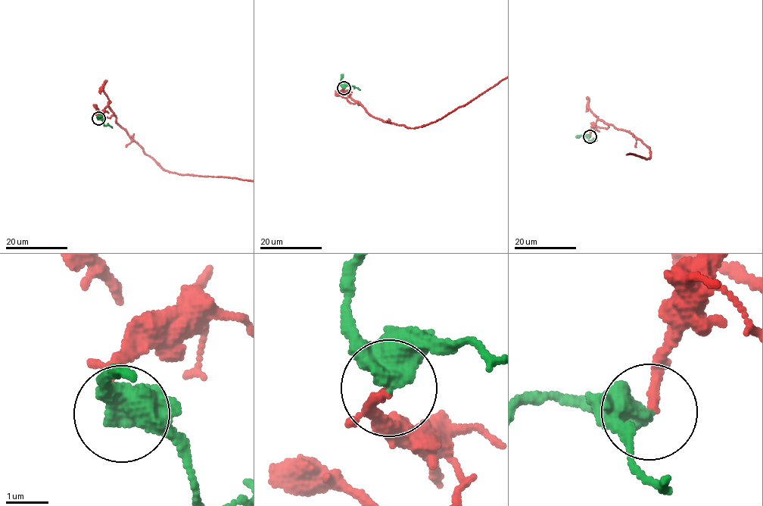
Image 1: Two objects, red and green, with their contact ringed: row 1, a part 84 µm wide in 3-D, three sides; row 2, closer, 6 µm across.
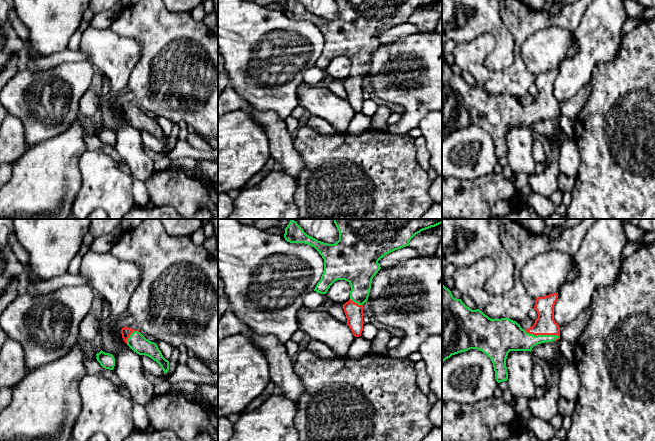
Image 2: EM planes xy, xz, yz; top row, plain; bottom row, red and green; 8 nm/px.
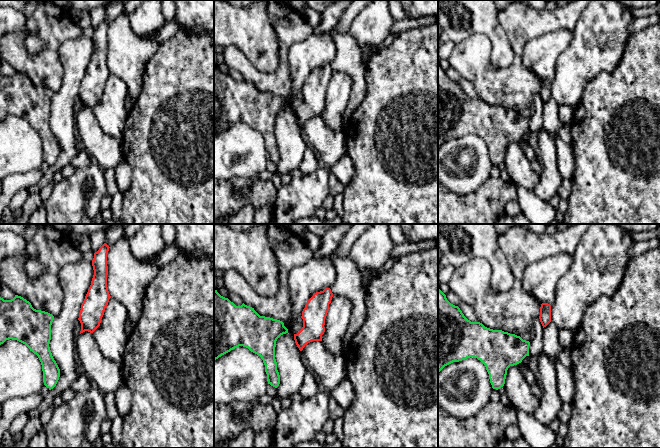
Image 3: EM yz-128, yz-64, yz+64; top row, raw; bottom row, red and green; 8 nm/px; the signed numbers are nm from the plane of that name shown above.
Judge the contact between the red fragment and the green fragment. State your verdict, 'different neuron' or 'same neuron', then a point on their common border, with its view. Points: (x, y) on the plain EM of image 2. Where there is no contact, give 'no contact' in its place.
same neuron | yz (542, 110)

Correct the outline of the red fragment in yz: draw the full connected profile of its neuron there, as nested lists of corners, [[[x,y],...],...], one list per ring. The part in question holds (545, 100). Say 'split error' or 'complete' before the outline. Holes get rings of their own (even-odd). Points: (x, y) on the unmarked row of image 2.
split error; [[[442,60],[442,139],[452,131],[477,125],[485,129],[492,137],[495,155],[498,159],[507,157],[508,148],[506,135],[510,127],[530,127],[538,120],[557,117],[560,115],[560,103],[554,96],[554,81],[558,74],[558,68],[544,73],[538,73],[535,77],[534,85],[537,87],[538,94],[529,105],[522,105],[520,100],[509,95],[491,95],[479,85],[472,86],[467,83],[461,75],[453,73],[451,67]]]

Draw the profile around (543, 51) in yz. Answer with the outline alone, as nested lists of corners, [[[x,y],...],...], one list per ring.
[[[552,26],[529,36],[520,52],[528,71],[536,75],[557,69],[573,35],[568,29]]]

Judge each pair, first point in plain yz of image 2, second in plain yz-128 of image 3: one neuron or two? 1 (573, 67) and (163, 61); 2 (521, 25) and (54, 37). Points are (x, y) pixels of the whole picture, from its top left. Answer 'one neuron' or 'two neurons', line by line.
1: two neurons
2: one neuron

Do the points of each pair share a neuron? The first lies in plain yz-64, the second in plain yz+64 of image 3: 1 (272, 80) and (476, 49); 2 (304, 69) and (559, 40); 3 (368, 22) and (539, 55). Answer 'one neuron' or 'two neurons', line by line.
1: one neuron
2: one neuron
3: two neurons

